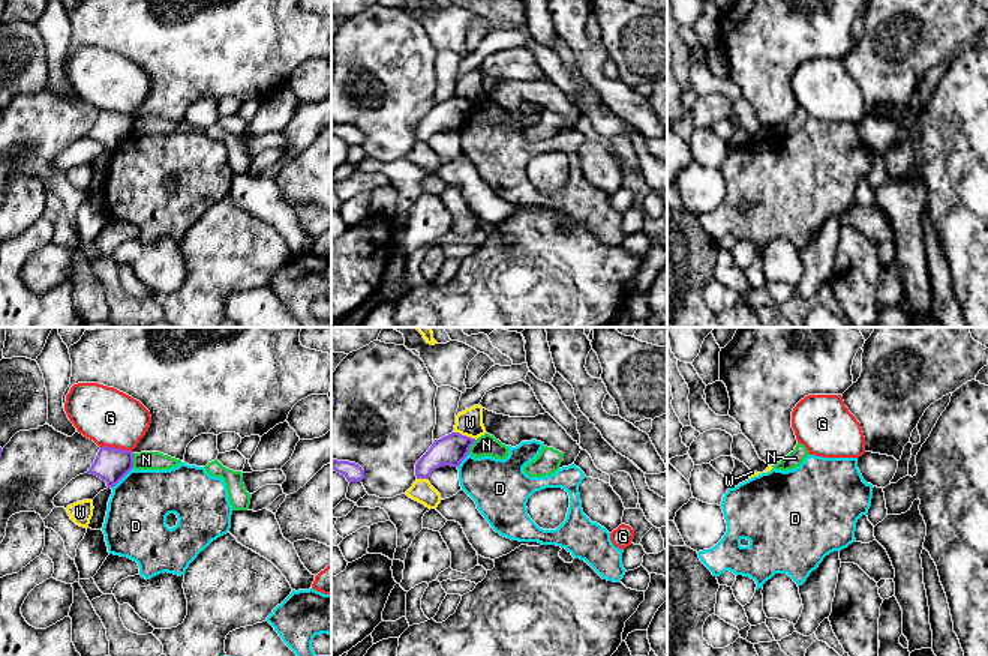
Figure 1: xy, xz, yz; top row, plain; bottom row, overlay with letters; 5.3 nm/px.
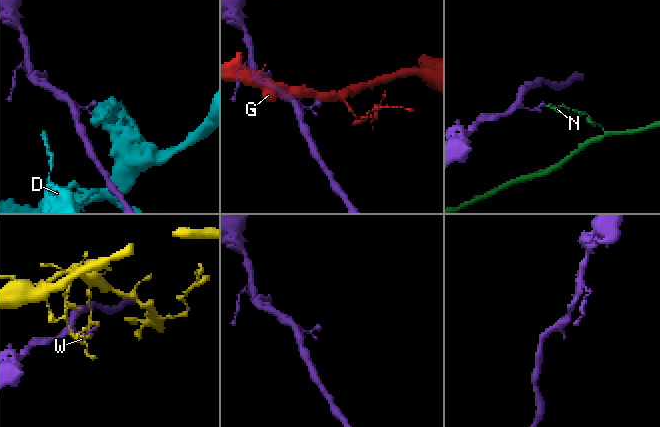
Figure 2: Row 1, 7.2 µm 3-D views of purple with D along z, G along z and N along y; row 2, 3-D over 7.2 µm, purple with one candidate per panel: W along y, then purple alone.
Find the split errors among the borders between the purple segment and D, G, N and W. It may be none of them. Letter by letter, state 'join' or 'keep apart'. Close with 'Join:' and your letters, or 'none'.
D: keep apart
G: keep apart
N: keep apart
W: keep apart
Join: none

